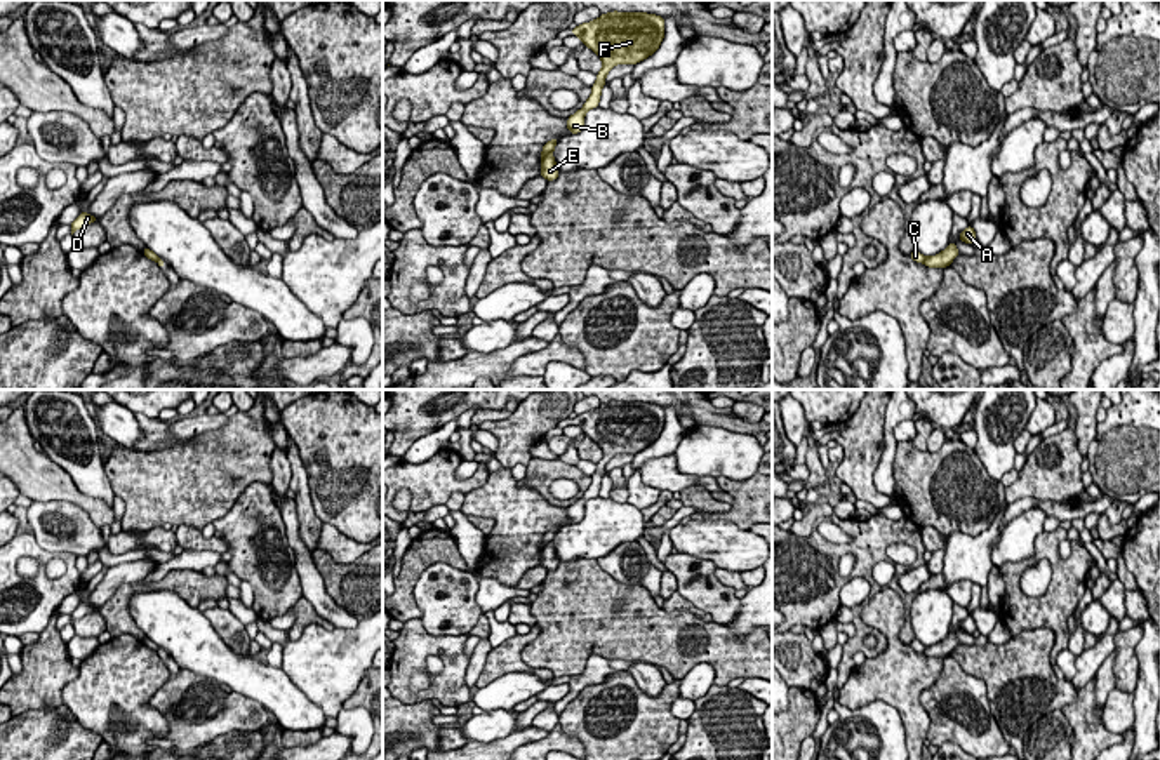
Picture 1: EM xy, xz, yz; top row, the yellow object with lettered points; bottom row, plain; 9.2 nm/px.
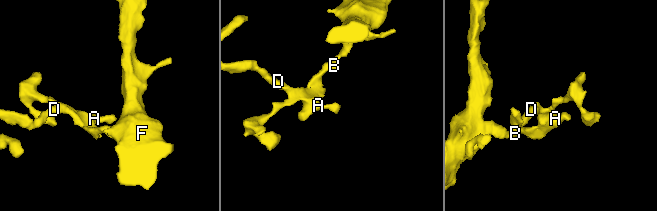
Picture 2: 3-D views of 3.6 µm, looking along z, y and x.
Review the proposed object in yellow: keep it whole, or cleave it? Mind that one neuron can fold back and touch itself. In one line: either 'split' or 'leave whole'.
split

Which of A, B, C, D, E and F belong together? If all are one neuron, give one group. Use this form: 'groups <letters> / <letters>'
groups A D E / B C F

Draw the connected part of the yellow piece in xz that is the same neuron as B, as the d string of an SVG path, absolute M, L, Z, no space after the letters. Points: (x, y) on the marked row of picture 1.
M614 10L570 30L570 35L579 37L602 59L591 96L579 111L567 118L570 134L579 134L584 129L586 111L598 108L607 73L616 64L637 64L654 54L664 38L664 28L661 16Z

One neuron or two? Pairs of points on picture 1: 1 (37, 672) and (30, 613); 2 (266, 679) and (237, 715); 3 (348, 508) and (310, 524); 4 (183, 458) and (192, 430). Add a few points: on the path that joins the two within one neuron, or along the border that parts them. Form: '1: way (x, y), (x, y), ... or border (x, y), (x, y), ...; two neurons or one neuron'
1: border (56, 611), (40, 633); two neurons
2: border (213, 680), (254, 700), (266, 712); two neurons
3: border (306, 480), (313, 512), (322, 524); two neurons
4: border (228, 418), (221, 426), (197, 433), (192, 439); two neurons

